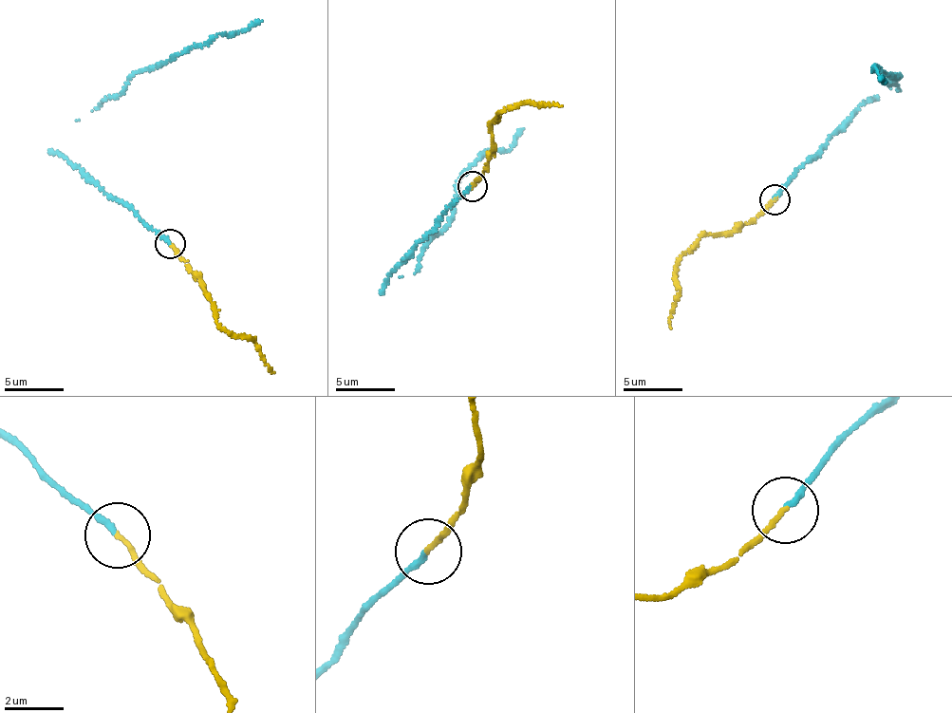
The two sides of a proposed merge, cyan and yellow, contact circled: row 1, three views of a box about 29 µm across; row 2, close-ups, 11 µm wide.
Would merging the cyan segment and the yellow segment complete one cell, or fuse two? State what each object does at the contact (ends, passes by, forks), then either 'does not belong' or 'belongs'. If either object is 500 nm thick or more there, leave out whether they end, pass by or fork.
cyan ends | yellow ends | belongs

